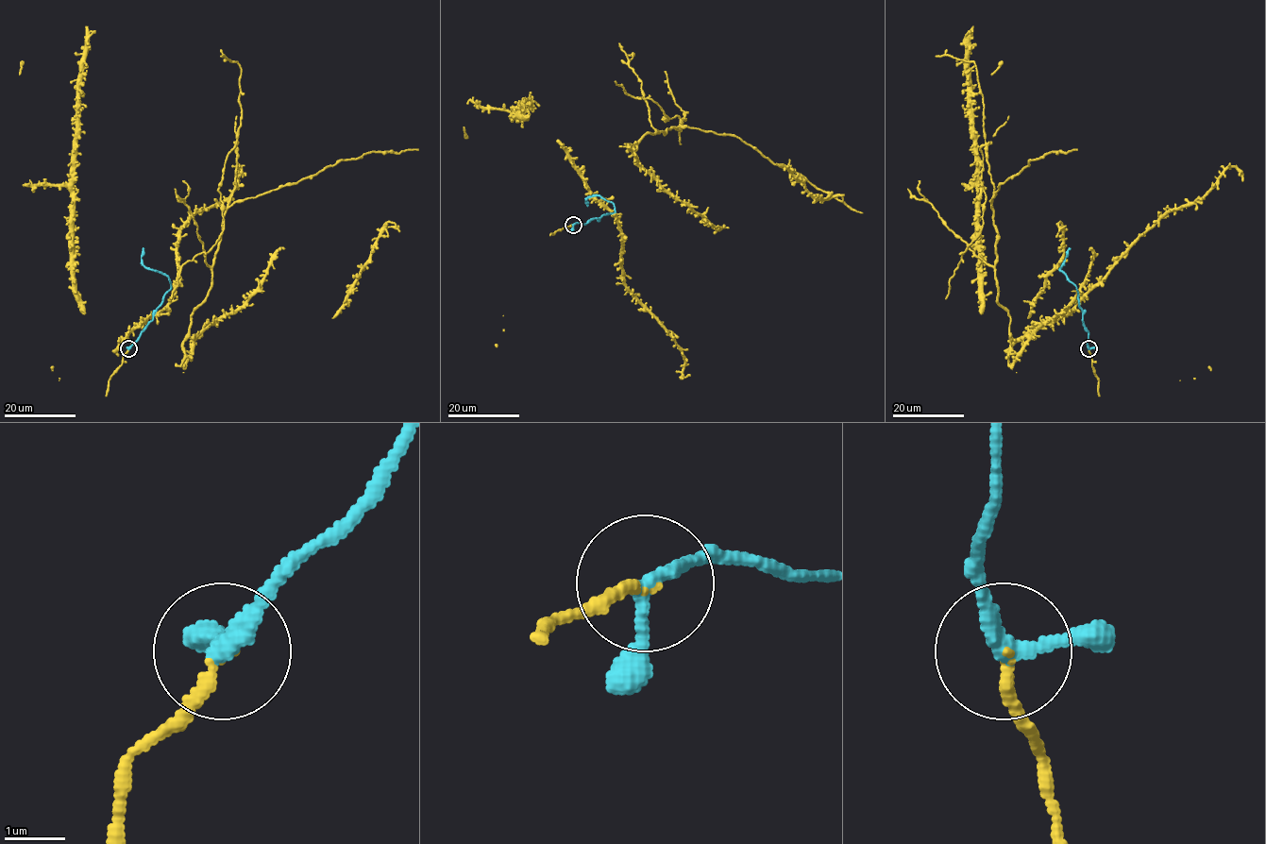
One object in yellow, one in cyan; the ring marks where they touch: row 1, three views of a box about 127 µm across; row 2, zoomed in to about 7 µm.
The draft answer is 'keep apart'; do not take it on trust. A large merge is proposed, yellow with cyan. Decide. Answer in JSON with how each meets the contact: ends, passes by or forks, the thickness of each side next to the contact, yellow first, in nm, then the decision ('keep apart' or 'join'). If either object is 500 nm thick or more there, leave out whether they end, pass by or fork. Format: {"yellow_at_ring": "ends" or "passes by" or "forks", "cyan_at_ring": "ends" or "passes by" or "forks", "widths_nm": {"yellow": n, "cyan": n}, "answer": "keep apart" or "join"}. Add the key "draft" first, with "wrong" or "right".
{"draft": "wrong", "yellow_at_ring": "ends", "cyan_at_ring": "passes by", "widths_nm": {"yellow": 180, "cyan": 240}, "answer": "join"}

